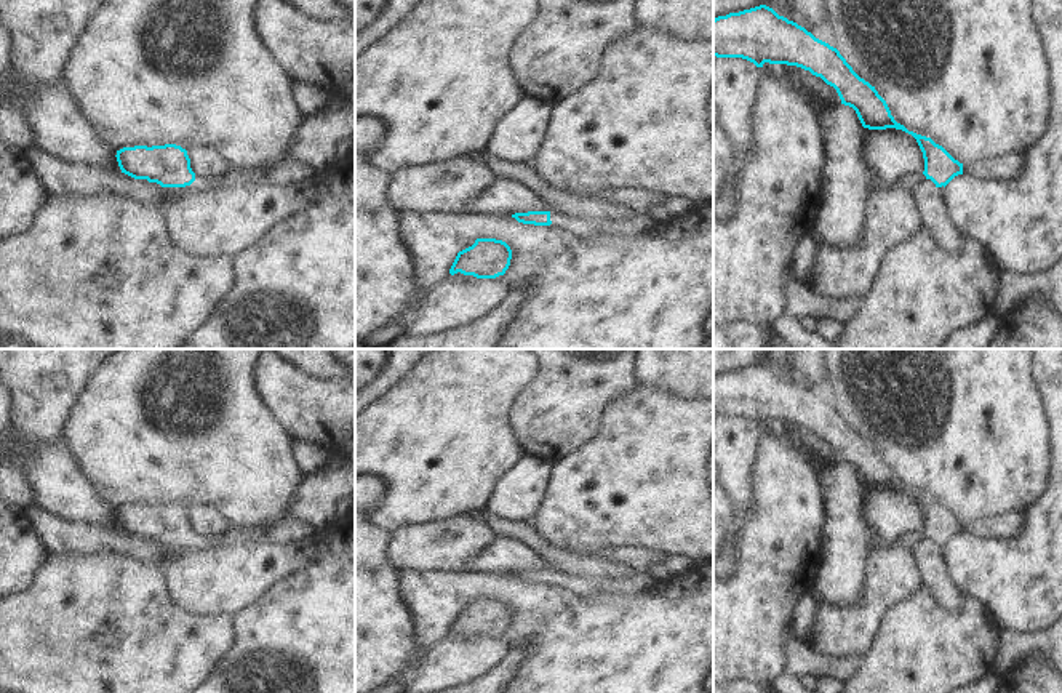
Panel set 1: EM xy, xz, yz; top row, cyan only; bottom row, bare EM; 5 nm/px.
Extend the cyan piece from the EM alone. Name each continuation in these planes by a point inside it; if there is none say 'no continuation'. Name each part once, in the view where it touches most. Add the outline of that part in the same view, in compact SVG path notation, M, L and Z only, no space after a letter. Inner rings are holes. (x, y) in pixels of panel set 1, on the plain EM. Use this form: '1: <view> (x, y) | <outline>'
1: xy (205, 541) | M197 535L190 544L186 546L173 546L173 547L202 547L202 549L213 549L222 547L221 535Z

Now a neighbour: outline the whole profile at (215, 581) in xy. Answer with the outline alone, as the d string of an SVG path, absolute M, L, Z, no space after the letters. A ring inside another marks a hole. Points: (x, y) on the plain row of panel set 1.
M313 531L291 544L264 541L213 549L165 547L157 567L170 595L184 610L202 618L235 616L275 583L315 560L321 543Z

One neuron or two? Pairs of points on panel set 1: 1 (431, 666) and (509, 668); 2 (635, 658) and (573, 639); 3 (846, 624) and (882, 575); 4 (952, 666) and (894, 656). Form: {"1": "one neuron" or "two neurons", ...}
{"1": "two neurons", "2": "one neuron", "3": "one neuron", "4": "one neuron"}

